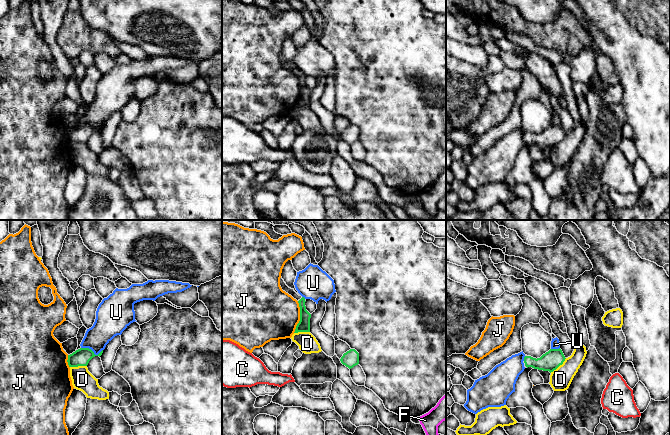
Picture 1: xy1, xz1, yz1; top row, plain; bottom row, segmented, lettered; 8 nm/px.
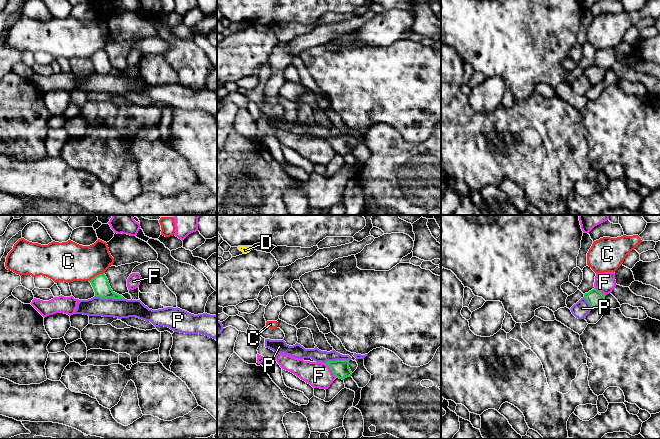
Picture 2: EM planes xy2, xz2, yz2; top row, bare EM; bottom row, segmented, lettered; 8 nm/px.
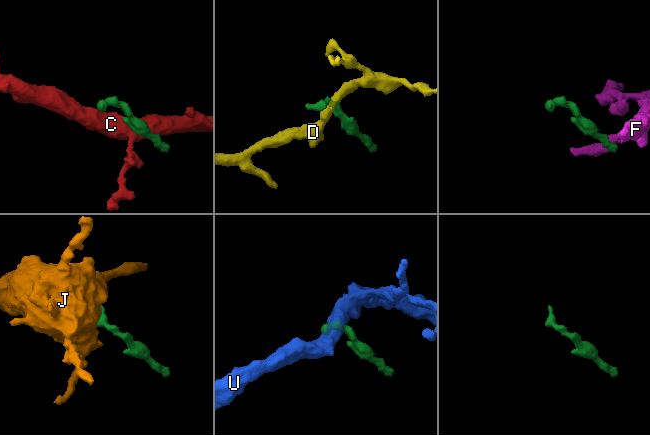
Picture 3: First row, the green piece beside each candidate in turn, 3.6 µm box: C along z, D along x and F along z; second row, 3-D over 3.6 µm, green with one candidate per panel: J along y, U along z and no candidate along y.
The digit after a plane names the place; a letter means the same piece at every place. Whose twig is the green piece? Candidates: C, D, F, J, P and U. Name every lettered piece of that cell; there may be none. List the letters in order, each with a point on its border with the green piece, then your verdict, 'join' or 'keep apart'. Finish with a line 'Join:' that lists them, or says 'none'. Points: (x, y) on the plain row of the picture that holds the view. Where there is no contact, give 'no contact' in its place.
C: meets green in xy2 at (97, 51); keep apart
D: meets green in yz1 at (558, 142); keep apart
F: meets green in xz2 at (330, 144); keep apart
J: meets green in xz1 at (300, 93); keep apart
P: meets green in xy2 at (110, 73); keep apart
U: meets green in xy1 at (92, 127); keep apart
Join: none

